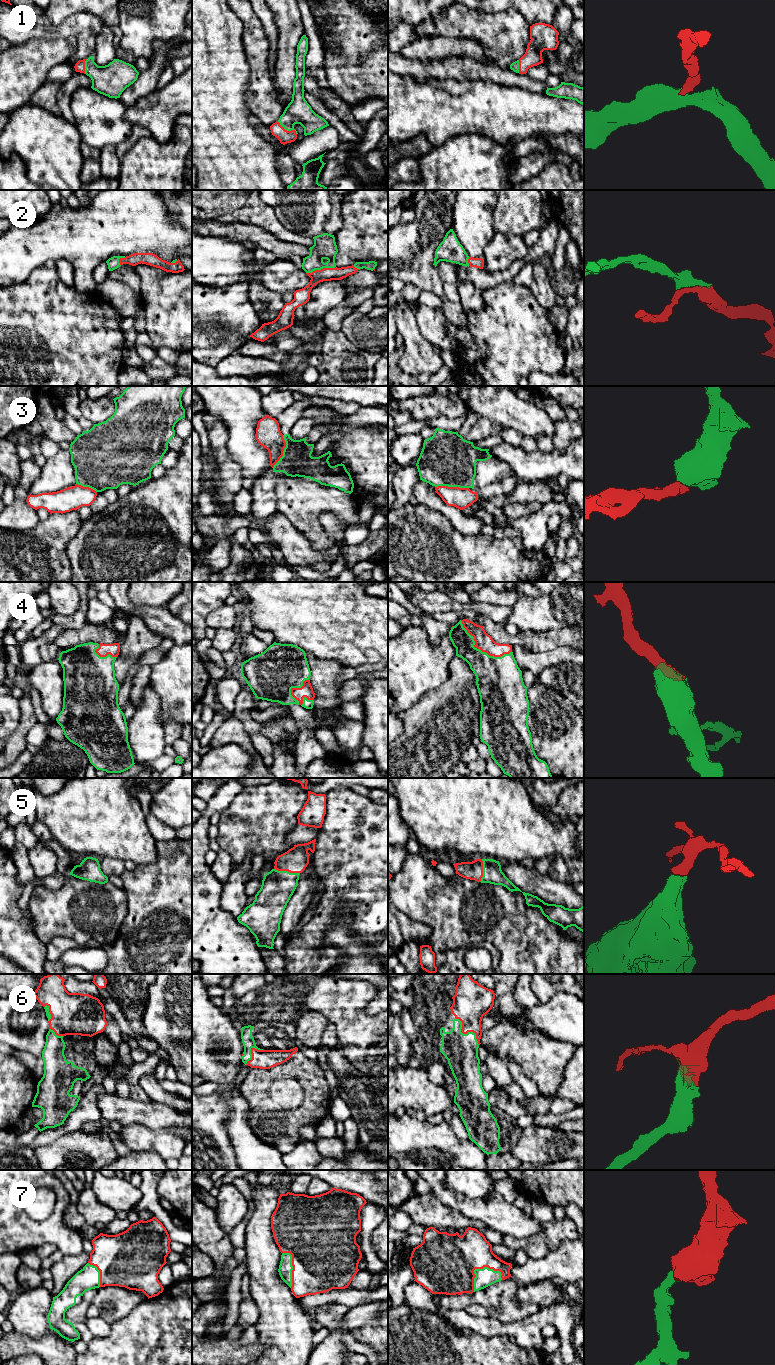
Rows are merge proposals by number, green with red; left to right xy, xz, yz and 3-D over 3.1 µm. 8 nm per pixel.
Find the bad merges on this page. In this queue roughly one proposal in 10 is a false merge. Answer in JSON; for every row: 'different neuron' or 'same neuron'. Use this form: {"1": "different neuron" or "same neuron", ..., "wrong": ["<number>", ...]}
{"1": "same neuron", "2": "same neuron", "3": "different neuron", "4": "same neuron", "5": "same neuron", "6": "same neuron", "7": "same neuron", "wrong": ["3"]}

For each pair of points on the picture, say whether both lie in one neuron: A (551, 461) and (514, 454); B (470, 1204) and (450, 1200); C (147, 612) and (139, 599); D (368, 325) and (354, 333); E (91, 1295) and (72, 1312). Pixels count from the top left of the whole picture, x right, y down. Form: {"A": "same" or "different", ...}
{"A": "same", "B": "same", "C": "different", "D": "same", "E": "different"}

